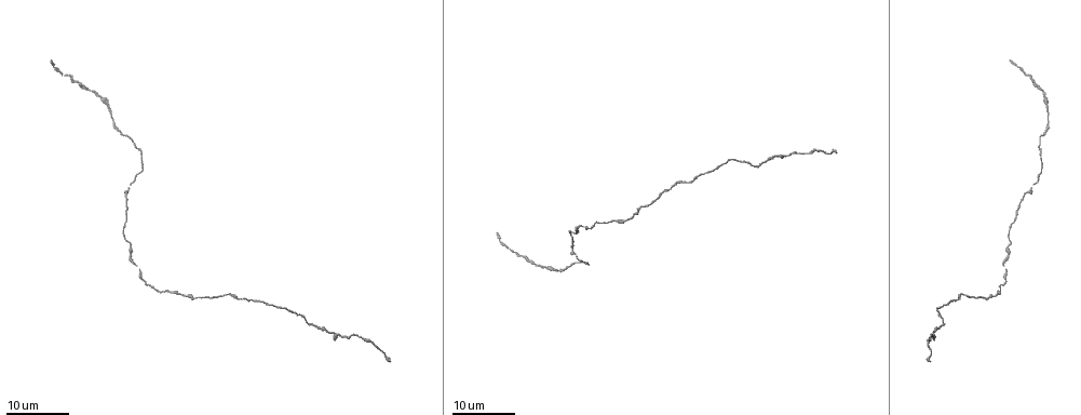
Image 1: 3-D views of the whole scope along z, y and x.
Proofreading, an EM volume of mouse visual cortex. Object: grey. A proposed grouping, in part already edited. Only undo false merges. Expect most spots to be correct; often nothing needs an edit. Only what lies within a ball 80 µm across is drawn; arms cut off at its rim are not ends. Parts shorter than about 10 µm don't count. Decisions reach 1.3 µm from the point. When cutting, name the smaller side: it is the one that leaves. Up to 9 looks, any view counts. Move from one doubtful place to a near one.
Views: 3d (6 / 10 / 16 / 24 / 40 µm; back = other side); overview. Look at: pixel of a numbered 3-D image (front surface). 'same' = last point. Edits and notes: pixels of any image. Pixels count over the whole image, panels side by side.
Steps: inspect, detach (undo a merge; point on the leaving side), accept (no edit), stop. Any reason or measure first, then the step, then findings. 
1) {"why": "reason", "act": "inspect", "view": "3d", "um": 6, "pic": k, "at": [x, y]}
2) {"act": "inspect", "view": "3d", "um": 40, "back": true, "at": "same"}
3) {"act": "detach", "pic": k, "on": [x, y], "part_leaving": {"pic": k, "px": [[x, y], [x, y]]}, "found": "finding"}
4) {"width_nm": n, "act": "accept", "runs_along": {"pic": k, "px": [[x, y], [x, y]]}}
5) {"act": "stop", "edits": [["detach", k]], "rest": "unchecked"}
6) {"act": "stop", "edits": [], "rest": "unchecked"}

{"why": "thin neck", "act": "inspect", "view": "3d", "um": 24, "pic": 1, "at": [1040, 141]}

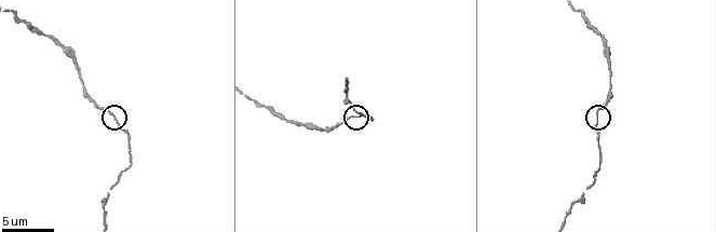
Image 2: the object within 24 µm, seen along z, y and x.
{"why": "closer look", "act": "inspect", "view": "3d", "um": 6, "pic": 2, "at": [597, 121]}

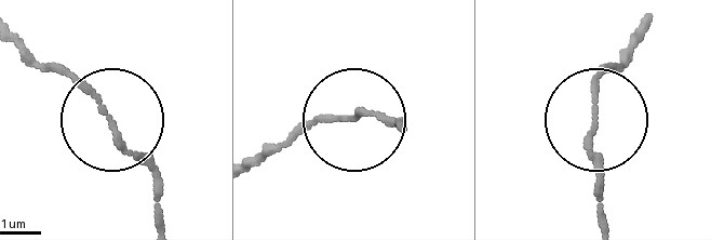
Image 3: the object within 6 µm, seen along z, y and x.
{"act": "accept", "runs_along": {"pic": 3, "px": [[404, 124], [329, 121], [259, 151]]}, "found": "all the same neuron"}

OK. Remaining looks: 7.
{"why": "sudden change in width", "act": "inspect", "view": "3d", "um": 16, "pic": 1, "at": [577, 227]}

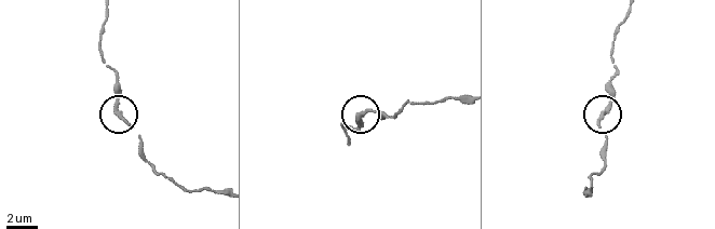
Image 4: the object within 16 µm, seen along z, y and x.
{"act": "inspect", "view": "3d", "um": 6, "pic": 4, "at": [124, 116]}

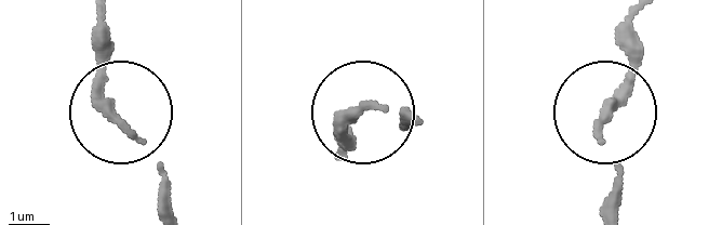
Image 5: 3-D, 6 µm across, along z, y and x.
{"why": "other side", "act": "inspect", "view": "3d", "um": 6, "back": true, "pic": 5, "at": [607, 115]}

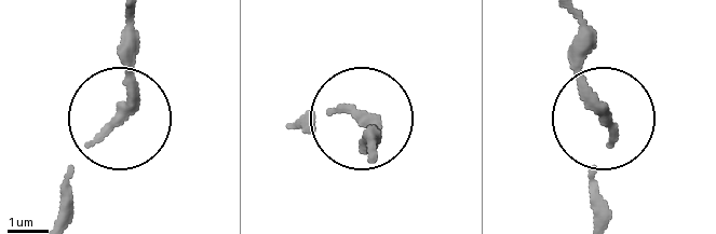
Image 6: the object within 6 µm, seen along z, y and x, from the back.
{"act": "accept", "found": "all the same neuron"}

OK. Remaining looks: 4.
{"why": "calibre changes", "act": "inspect", "view": "3d", "um": 24, "pic": 1, "at": [964, 294]}

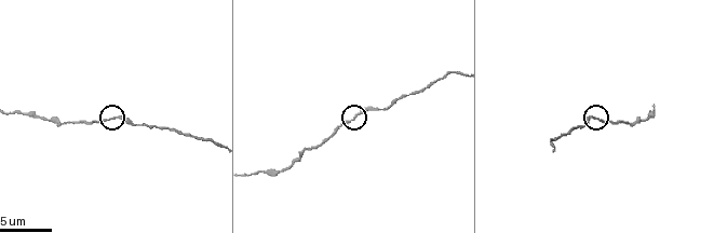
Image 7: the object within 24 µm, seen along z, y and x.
{"act": "inspect", "view": "3d", "um": 6, "pic": 7, "at": [595, 116]}

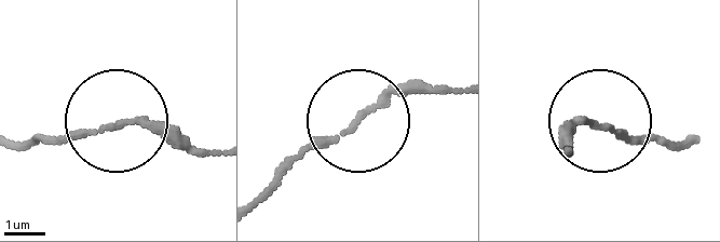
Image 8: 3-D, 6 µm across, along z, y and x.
{"act": "accept", "runs_along": {"pic": 8, "px": [[262, 201], [366, 116], [434, 88]]}, "found": "one neuron here"}

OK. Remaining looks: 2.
{"why": "thick turns thin", "act": "inspect", "view": "3d", "um": 6, "pic": 2, "at": [319, 127]}

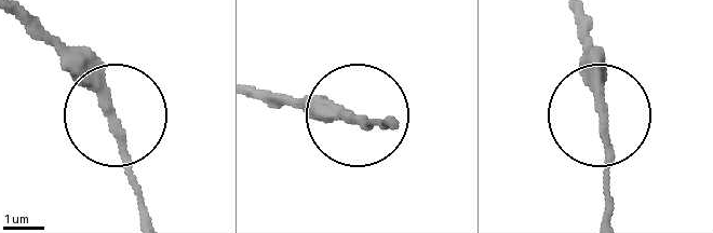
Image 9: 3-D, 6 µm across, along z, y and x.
{"width_nm": 210, "act": "accept", "runs_along": {"pic": 9, "px": [[148, 216], [120, 123], [27, 23]]}, "found": "one neuron here"}

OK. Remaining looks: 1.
{"act": "stop", "edits": [], "rest": "unchecked"}

